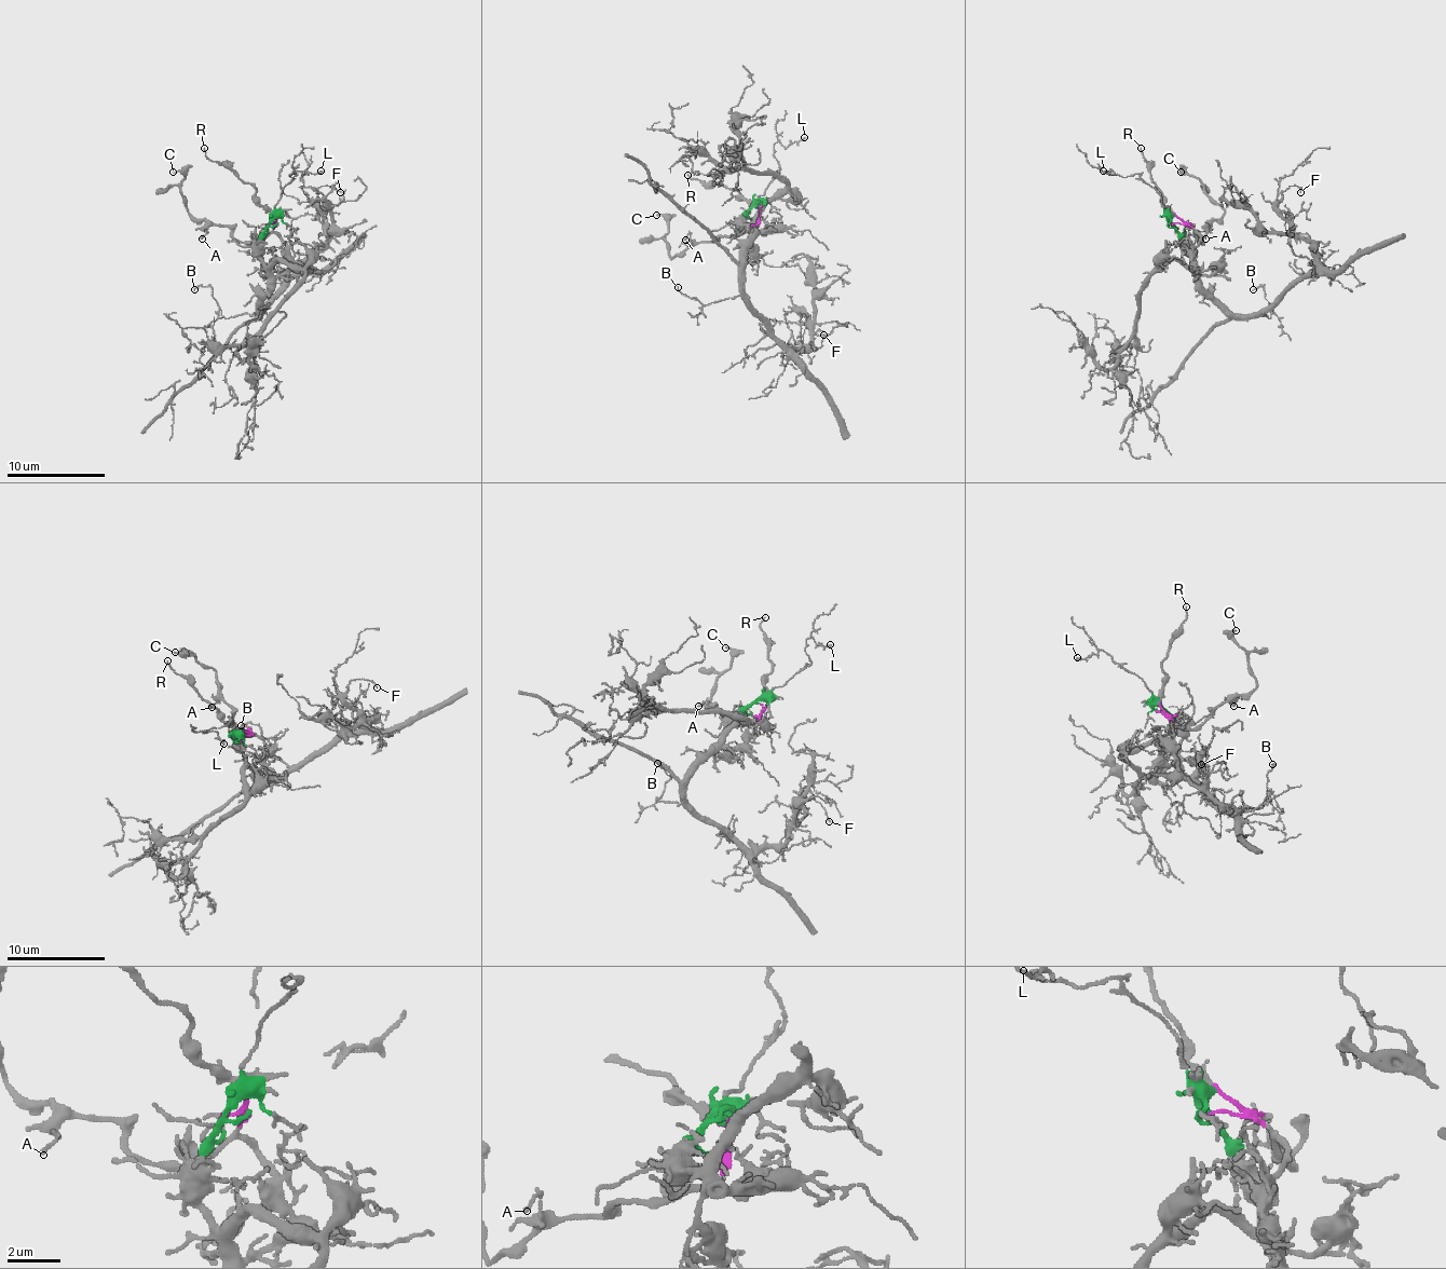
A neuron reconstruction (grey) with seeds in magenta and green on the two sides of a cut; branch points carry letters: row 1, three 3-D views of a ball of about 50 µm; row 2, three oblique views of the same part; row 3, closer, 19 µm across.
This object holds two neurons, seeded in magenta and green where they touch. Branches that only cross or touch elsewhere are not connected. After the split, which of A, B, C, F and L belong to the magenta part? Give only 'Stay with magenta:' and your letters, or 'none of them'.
Stay with magenta: A, C

